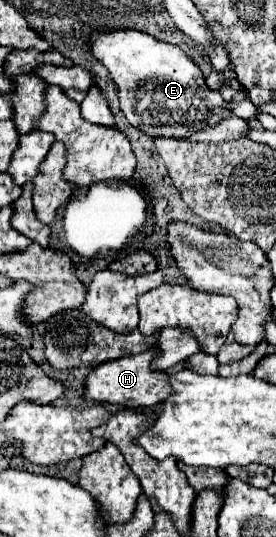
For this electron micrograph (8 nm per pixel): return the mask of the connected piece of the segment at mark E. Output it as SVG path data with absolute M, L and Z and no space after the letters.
M130 29L130 31L98 33L98 37L92 39L92 55L108 67L114 83L118 85L120 109L124 111L128 123L138 127L142 133L150 137L188 139L198 131L216 127L216 123L232 115L232 111L228 109L228 103L220 97L220 89L210 89L206 85L206 77L202 69L184 53L180 45L164 43L164 41L154 39L152 35Z

